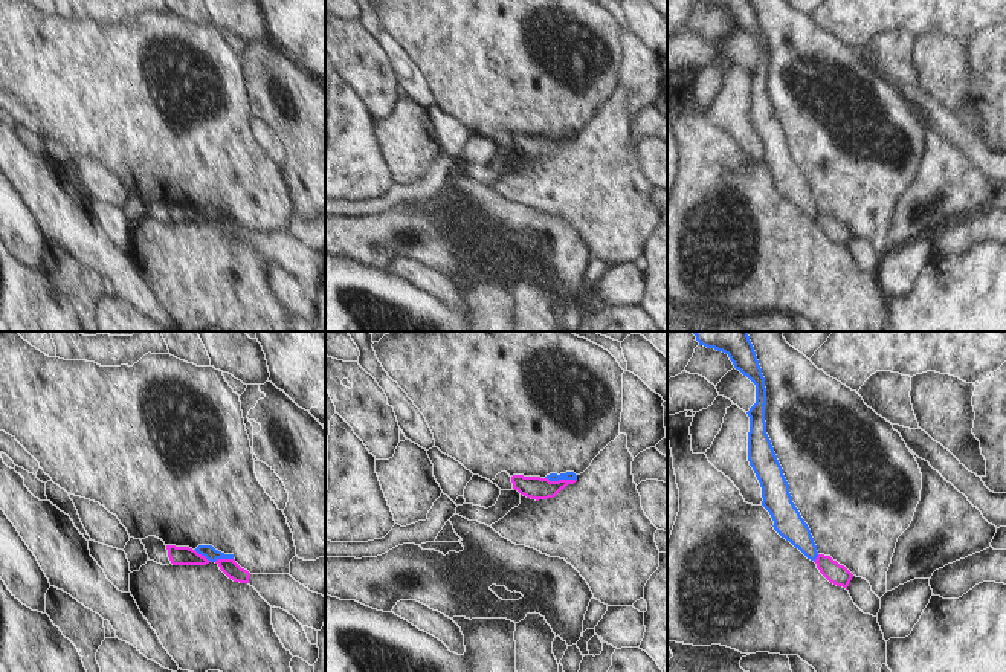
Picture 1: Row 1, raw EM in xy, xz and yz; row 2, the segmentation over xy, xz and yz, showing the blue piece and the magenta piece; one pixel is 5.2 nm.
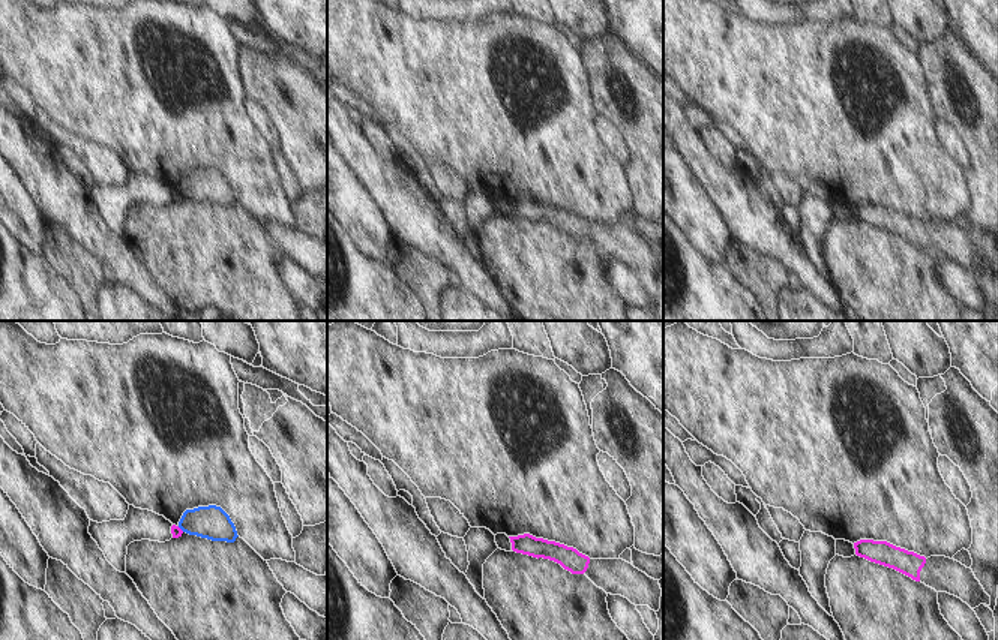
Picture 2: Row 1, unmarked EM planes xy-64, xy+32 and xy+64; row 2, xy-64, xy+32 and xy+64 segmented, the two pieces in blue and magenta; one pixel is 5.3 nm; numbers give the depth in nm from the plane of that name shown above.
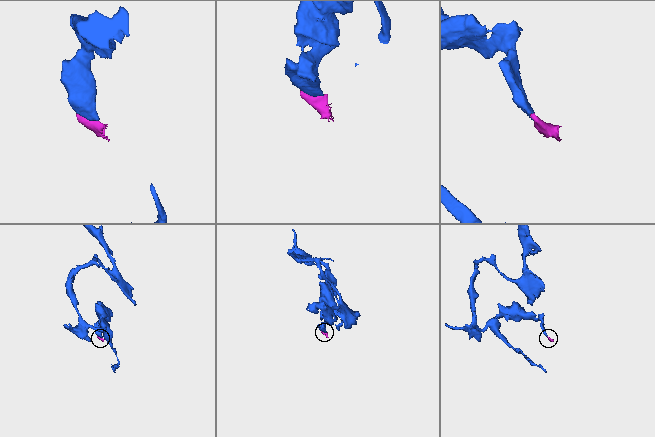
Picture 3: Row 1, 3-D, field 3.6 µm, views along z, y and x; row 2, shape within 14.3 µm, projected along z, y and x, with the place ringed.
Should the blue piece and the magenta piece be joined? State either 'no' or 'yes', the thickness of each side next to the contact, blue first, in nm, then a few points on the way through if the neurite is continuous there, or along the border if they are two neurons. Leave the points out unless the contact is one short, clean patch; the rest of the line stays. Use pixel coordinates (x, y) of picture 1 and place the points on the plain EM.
no; calibres 50 and 120 nm; border xz (545, 135), (550, 138), (576, 138)

